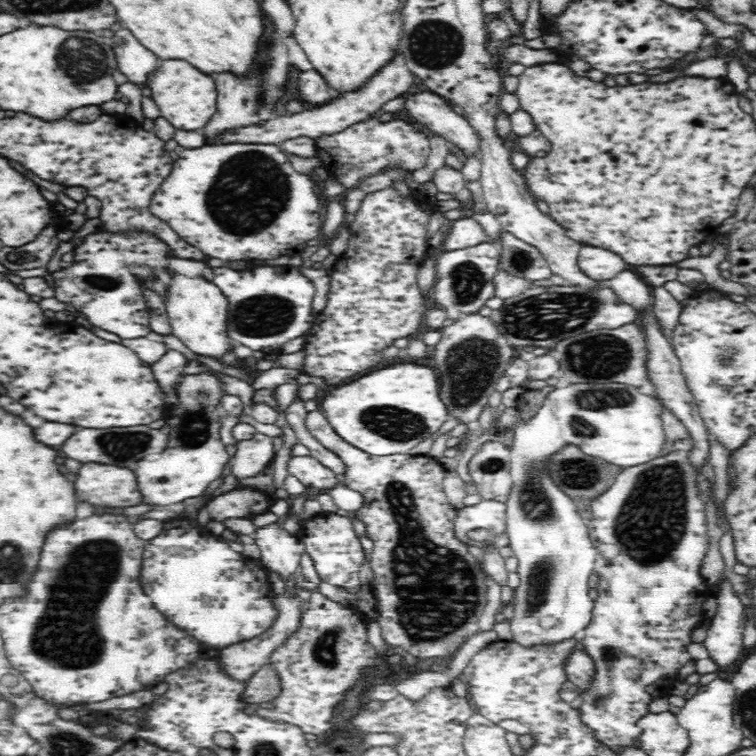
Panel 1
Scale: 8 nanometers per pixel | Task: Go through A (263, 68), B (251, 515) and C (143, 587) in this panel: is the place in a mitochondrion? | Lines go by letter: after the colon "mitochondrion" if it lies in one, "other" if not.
A: mitochondrion
B: other
C: other

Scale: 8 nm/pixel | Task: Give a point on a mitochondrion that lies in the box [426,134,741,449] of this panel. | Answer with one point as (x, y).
(547, 317)

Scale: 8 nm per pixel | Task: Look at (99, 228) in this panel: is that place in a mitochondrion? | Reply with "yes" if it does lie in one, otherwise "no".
no

